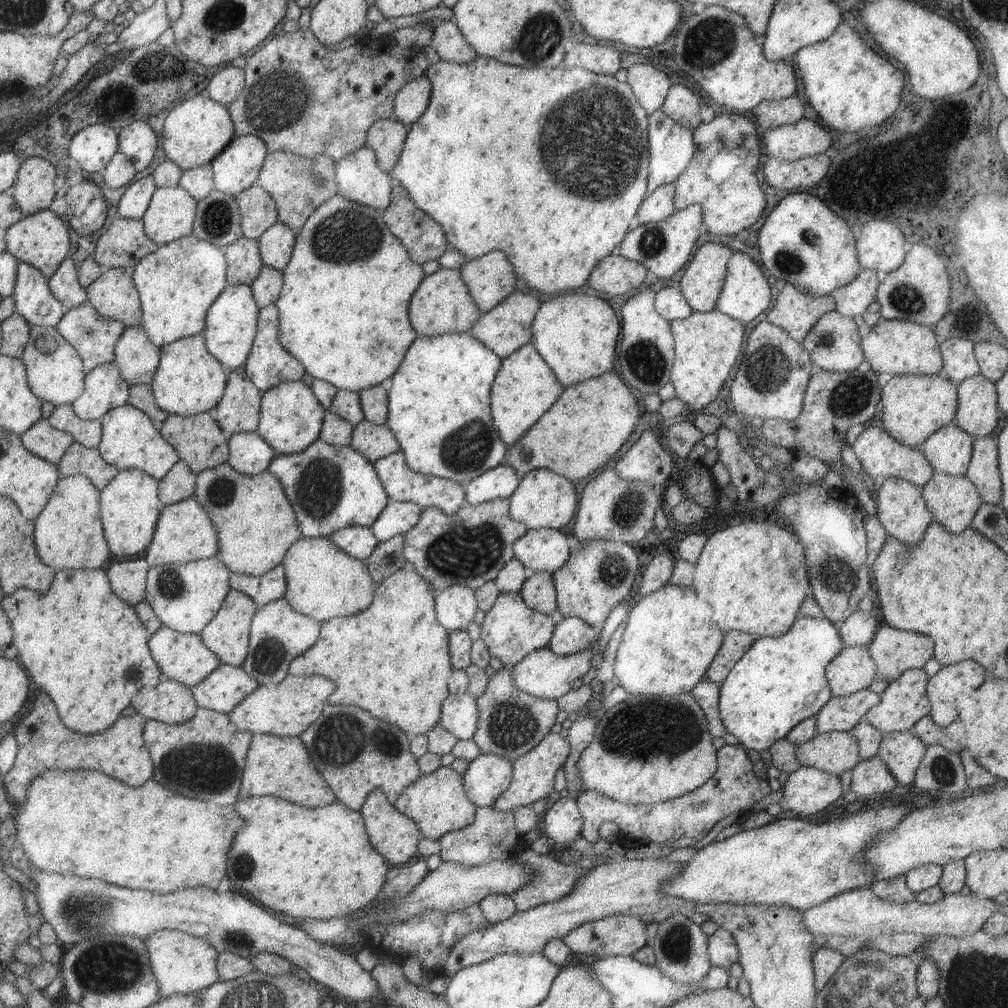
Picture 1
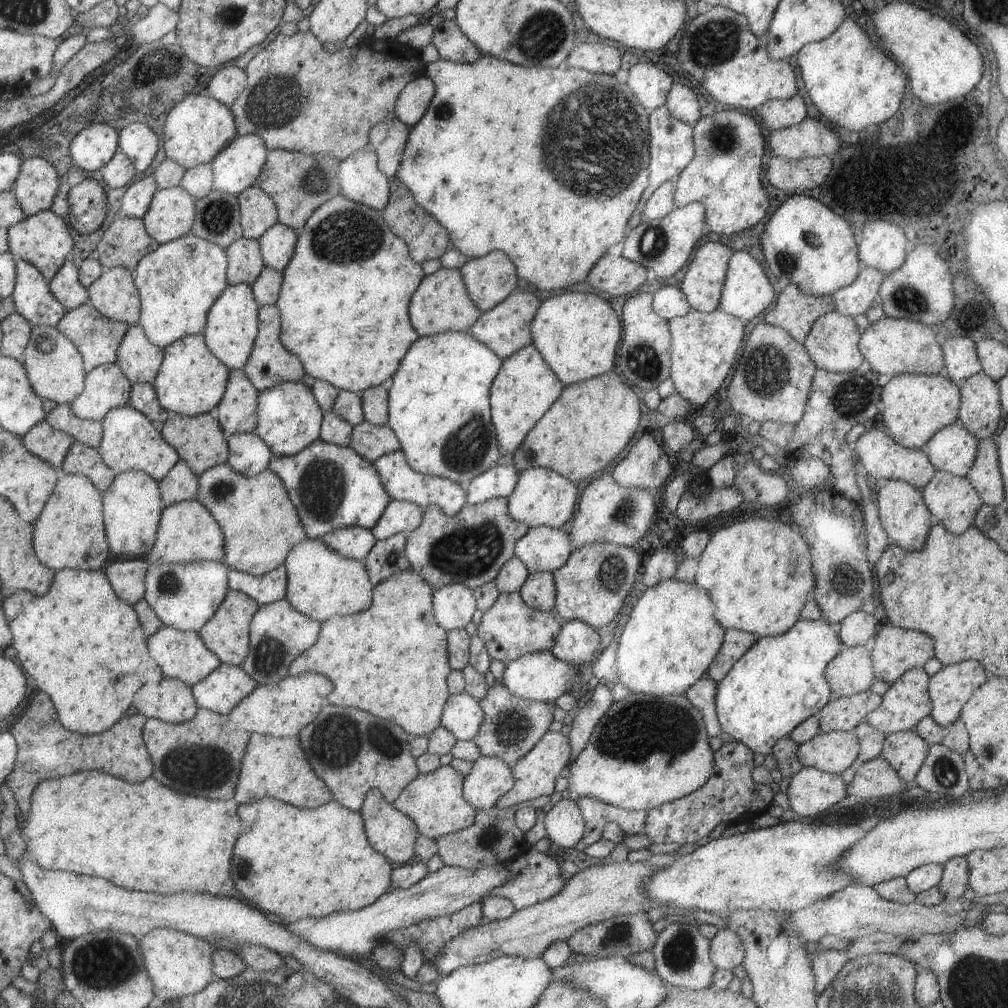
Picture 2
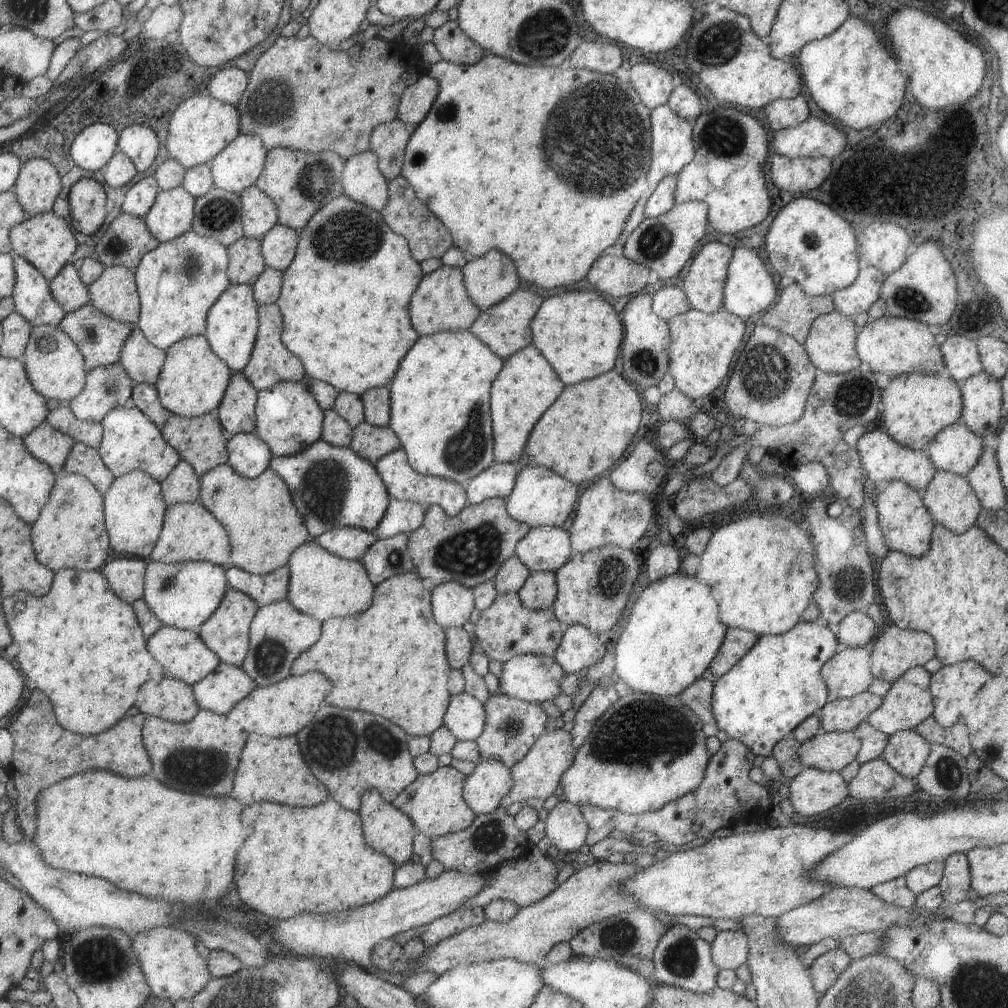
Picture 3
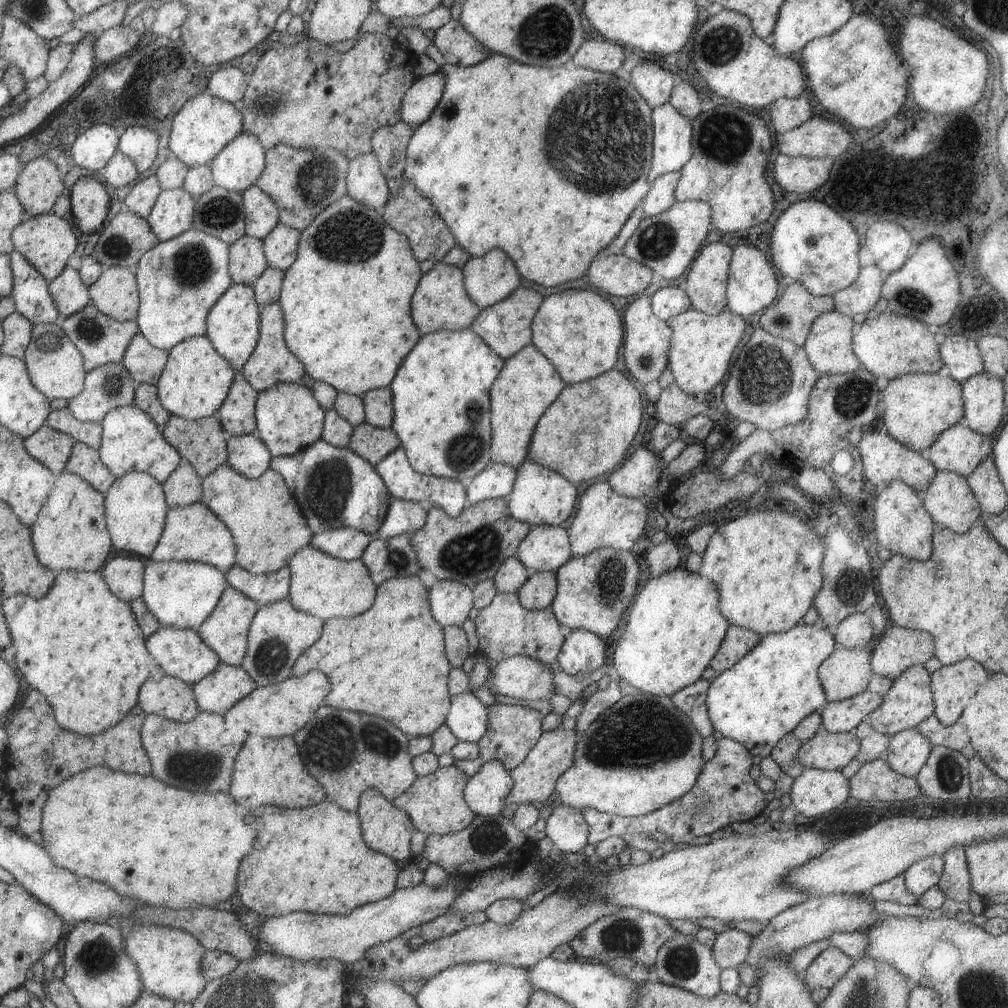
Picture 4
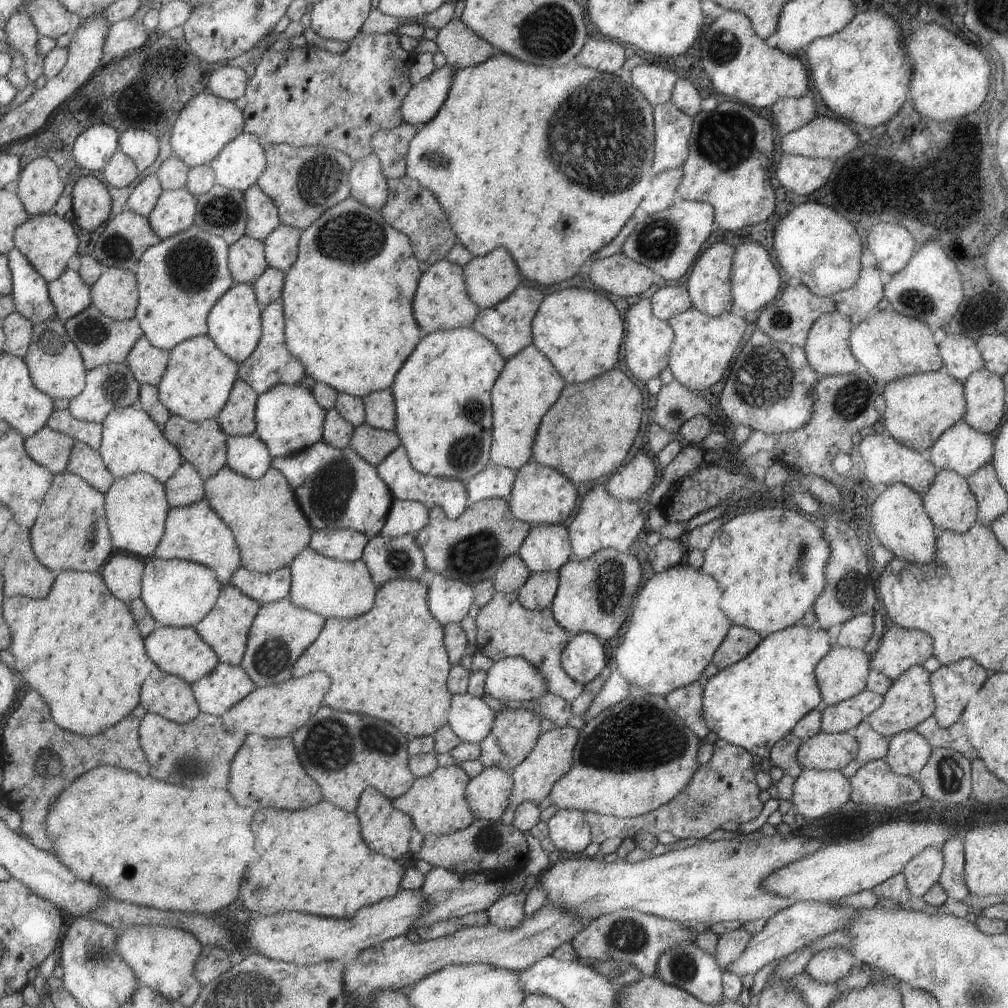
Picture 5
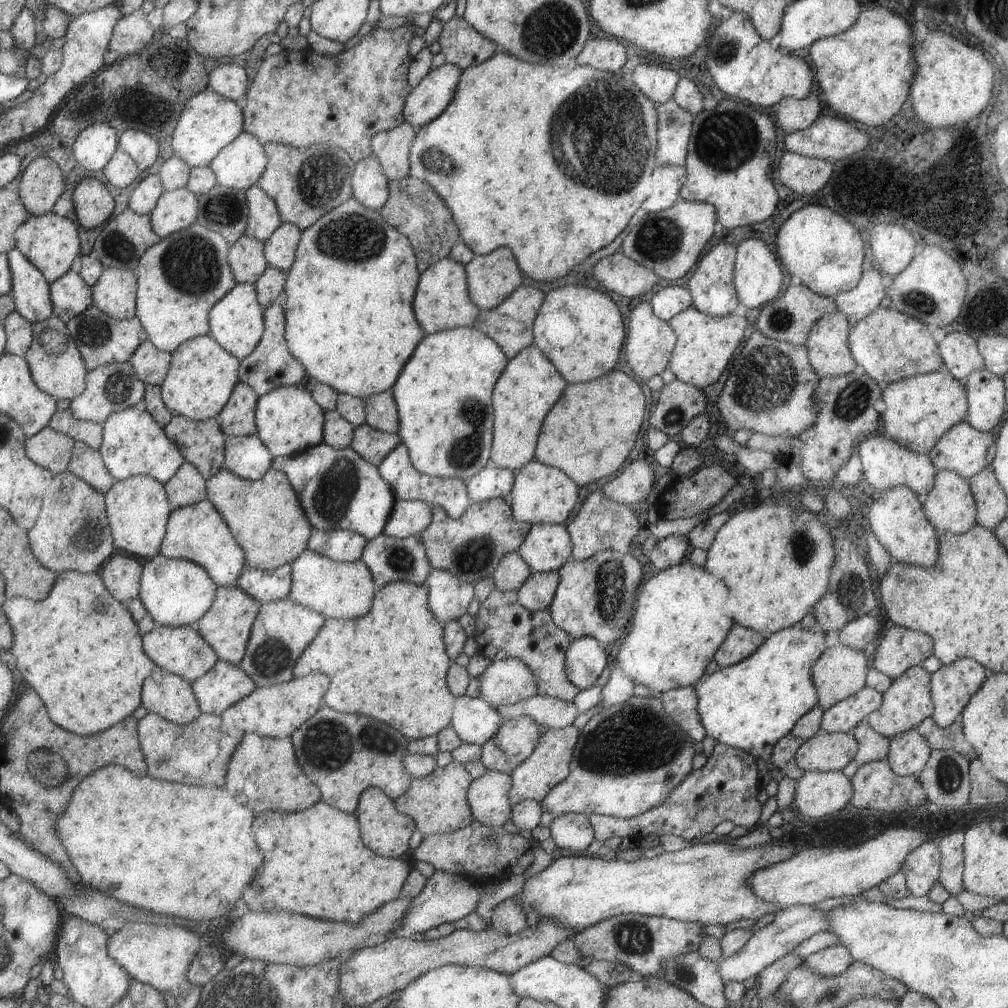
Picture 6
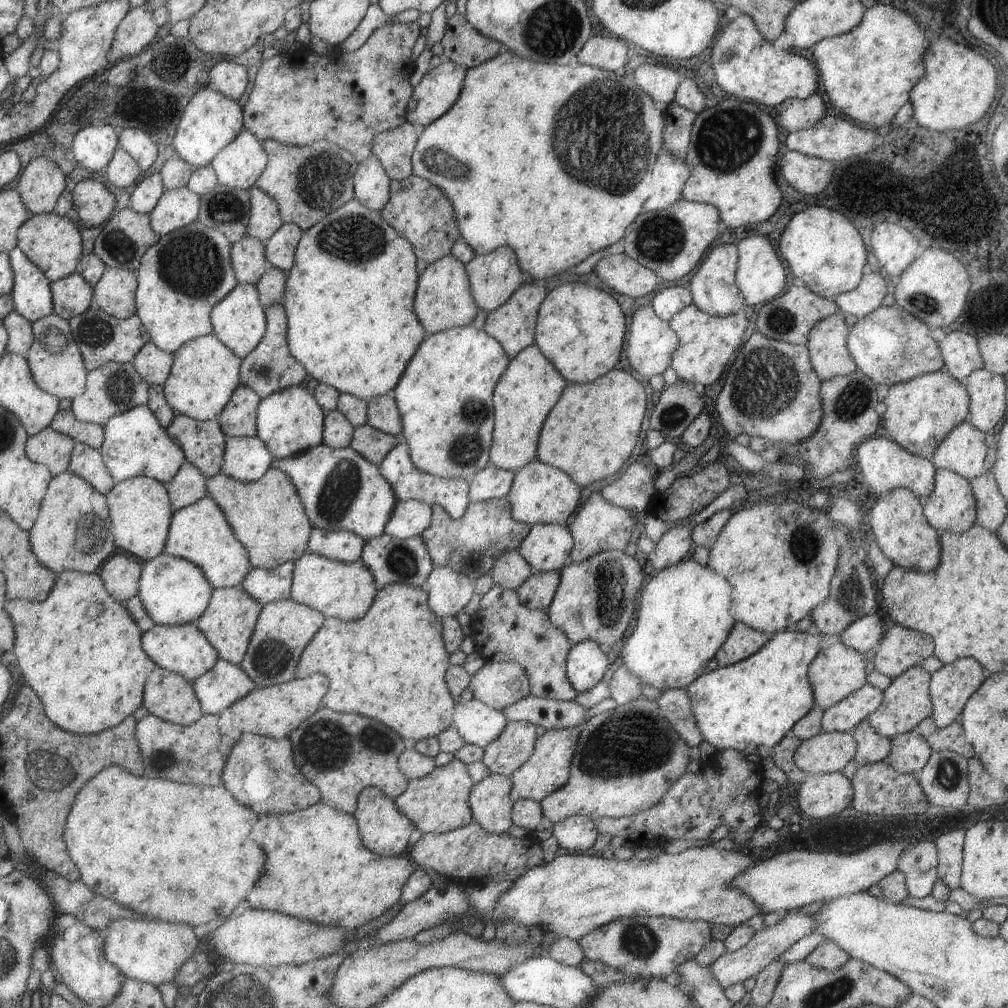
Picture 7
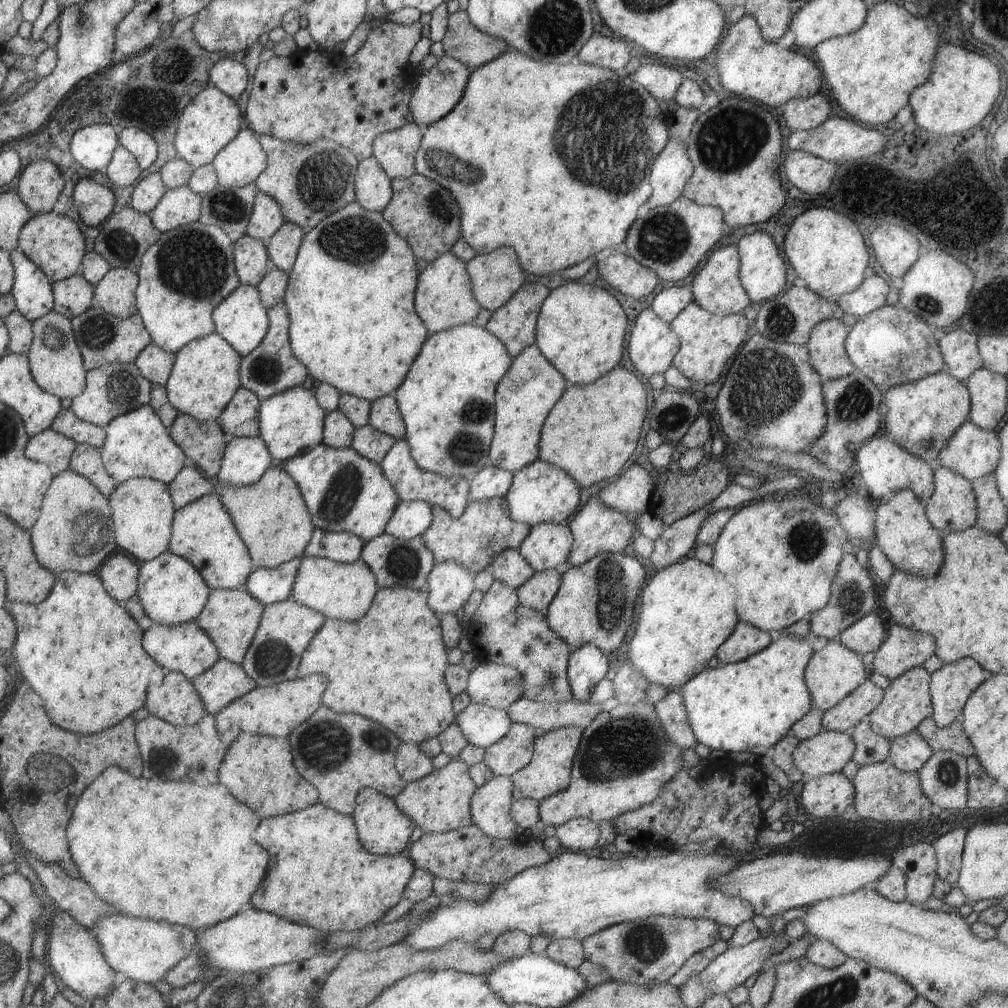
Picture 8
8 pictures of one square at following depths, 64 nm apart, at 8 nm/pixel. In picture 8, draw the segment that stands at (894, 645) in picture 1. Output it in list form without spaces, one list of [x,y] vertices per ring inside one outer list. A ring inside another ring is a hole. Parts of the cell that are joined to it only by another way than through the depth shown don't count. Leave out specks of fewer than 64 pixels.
[[[895,623],[887,630],[879,648],[873,651],[874,659],[871,667],[874,672],[878,672],[891,680],[910,668],[921,666],[925,659],[934,654],[934,648],[934,638],[931,635]]]

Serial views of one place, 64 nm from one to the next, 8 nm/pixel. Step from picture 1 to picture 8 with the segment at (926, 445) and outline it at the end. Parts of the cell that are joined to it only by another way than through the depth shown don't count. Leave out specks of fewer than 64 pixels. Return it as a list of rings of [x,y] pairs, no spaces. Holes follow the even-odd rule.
[[[967,420],[961,423],[939,451],[938,463],[972,481],[992,473],[999,455],[998,434]]]

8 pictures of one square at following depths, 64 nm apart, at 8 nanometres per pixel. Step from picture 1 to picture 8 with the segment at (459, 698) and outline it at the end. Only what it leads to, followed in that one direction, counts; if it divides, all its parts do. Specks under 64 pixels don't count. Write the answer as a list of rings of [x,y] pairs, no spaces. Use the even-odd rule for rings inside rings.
[[[467,704],[455,719],[469,745],[483,749],[503,738],[511,726],[505,709],[490,708],[485,704]]]

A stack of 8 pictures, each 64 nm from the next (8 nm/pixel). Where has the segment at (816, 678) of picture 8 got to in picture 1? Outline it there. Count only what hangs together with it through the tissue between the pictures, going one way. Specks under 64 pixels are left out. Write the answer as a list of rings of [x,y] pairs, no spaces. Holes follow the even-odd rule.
[[[844,646],[824,671],[831,696],[840,697],[866,689],[875,676],[876,666],[867,646]]]

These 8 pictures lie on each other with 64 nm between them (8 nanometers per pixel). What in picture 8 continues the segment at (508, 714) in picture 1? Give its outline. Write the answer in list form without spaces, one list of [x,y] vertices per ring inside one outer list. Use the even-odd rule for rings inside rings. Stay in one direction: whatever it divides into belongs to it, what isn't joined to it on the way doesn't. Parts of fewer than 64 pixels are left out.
[[[511,723],[509,732],[485,748],[483,763],[495,776],[511,777],[525,768],[532,758],[534,729],[527,724]]]

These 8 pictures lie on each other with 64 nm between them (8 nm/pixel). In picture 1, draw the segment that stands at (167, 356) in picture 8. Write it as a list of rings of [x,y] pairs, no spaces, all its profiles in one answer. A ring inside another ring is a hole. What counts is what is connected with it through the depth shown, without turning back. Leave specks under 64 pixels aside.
[[[125,327],[114,346],[114,360],[119,374],[128,385],[150,385],[160,357],[160,348],[155,346],[140,327]]]

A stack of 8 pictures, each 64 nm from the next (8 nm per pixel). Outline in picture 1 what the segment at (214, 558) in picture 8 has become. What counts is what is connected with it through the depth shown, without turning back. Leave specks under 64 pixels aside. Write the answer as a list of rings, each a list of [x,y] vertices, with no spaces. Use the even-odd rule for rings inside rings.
[[[189,497],[170,505],[164,505],[160,510],[145,559],[151,567],[167,563],[186,563],[212,557],[217,552],[217,543],[216,530],[207,513],[194,497]]]

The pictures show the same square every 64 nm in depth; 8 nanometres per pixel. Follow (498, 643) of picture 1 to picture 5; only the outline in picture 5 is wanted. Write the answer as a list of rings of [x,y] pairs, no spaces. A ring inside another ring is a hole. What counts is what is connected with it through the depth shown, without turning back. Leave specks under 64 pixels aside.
[[[496,592],[491,600],[479,609],[474,617],[474,624],[476,649],[489,660],[498,661],[503,657],[524,658],[540,670],[549,693],[569,702],[581,694],[583,686],[569,678],[560,665],[561,651],[573,634],[555,622],[551,608],[530,611],[519,604],[515,592],[507,594]]]

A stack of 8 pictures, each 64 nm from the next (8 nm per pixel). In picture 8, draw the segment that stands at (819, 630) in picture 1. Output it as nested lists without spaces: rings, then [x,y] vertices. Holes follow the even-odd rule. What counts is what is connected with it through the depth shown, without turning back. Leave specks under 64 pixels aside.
[[[779,633],[774,636],[767,648],[763,648],[745,660],[725,665],[719,664],[716,668],[707,668],[689,678],[683,686],[679,686],[678,691],[683,700],[687,724],[695,740],[710,750],[720,750],[726,754],[747,752],[762,756],[771,751],[777,740],[790,731],[791,726],[812,707],[811,697],[803,680],[803,672],[811,654],[813,650],[807,644],[807,640]]]

